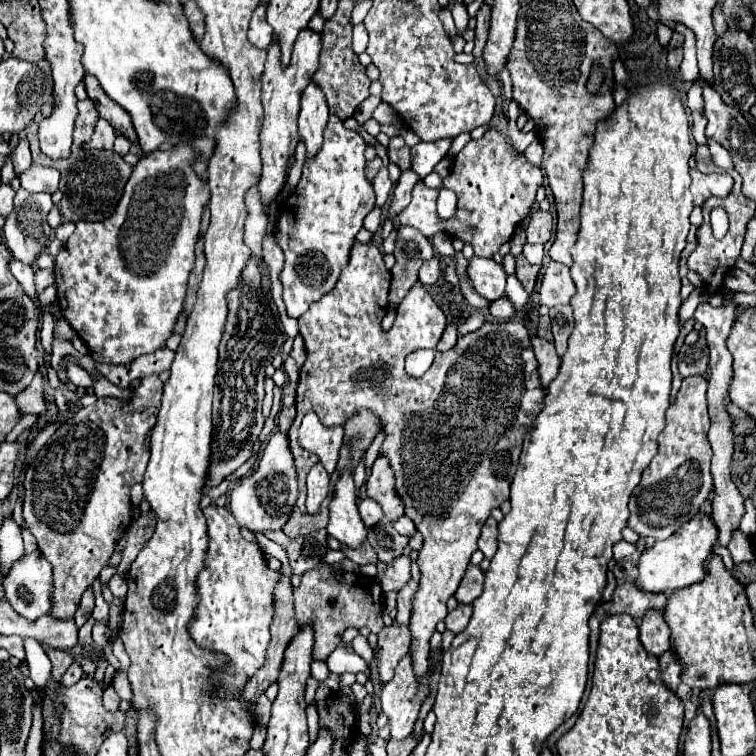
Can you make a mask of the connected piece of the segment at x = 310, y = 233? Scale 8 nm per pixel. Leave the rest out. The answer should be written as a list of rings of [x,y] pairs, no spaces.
[[[330,115],[322,149],[314,159],[304,163],[302,179],[284,203],[276,241],[286,255],[280,281],[288,317],[298,319],[310,303],[336,285],[340,271],[348,265],[354,237],[362,229],[364,217],[374,209],[374,191],[364,177],[364,149],[366,143],[360,133],[346,129],[338,117]]]

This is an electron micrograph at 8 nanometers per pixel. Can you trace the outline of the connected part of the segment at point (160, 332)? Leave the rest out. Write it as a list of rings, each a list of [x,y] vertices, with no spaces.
[[[176,145],[170,151],[154,151],[142,157],[126,183],[116,211],[106,221],[76,223],[76,231],[56,257],[54,275],[60,311],[98,363],[132,363],[140,355],[164,347],[174,333],[184,305],[186,281],[194,267],[194,239],[198,239],[200,219],[210,201],[208,183],[192,167],[196,159],[198,155],[190,145]]]

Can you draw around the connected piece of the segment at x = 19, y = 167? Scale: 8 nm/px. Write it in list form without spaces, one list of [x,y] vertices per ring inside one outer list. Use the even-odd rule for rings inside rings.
[[[20,135],[18,145],[12,151],[12,163],[14,163],[14,171],[22,173],[24,169],[28,169],[32,165],[32,157],[30,157],[30,147],[28,147],[28,139],[24,135]]]

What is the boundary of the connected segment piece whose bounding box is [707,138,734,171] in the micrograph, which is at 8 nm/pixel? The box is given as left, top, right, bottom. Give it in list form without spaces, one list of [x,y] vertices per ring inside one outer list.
[[[710,138],[708,139],[707,145],[715,165],[726,171],[728,169],[734,169],[734,163],[731,155],[722,145]]]

